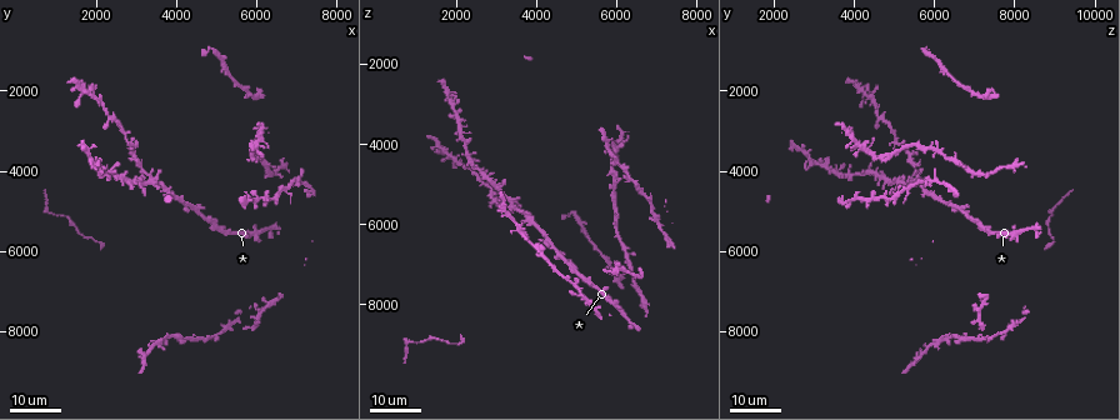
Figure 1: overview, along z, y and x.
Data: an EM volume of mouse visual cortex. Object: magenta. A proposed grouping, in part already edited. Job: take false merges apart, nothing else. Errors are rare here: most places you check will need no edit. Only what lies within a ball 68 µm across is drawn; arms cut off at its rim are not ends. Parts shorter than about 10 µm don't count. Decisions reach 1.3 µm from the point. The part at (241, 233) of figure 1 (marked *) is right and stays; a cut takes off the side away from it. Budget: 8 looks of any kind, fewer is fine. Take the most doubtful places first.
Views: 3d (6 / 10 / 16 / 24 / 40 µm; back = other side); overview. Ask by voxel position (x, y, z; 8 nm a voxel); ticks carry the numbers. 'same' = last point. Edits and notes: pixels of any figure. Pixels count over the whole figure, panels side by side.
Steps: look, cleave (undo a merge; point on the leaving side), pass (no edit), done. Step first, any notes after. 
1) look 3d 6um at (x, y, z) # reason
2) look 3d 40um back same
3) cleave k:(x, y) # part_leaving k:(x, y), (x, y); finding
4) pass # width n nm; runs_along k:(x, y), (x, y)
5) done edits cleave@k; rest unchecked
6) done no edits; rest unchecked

look 3d 16um at (1950, 3950, 2800) # sudden change in width

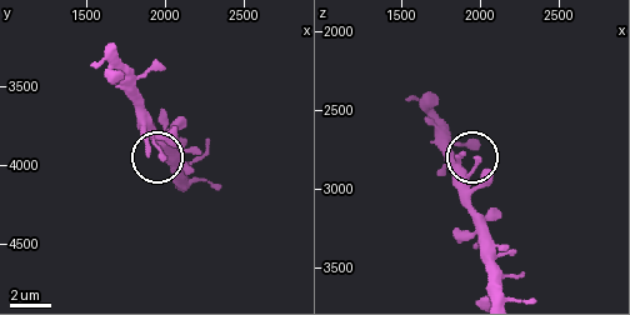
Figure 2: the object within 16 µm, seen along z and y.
look 3d 10um at (1980, 3960, 2820)

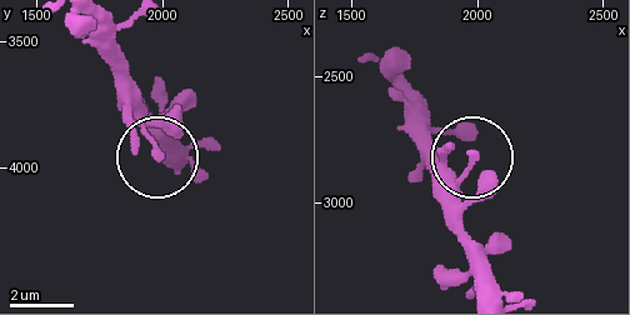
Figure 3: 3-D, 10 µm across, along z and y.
look 3d 6um at (1990, 3950, 2820) # zoom in

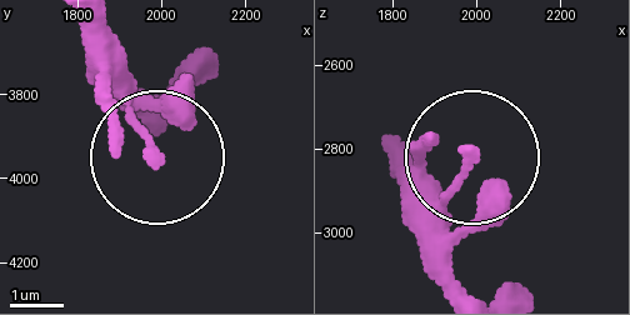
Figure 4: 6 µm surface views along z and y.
pass # runs_along 4:(464, 293), (445, 199), (464, 163); all the same neuron

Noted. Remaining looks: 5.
look 3d 16um at (2100, 5750, 8900) # thick turns thin

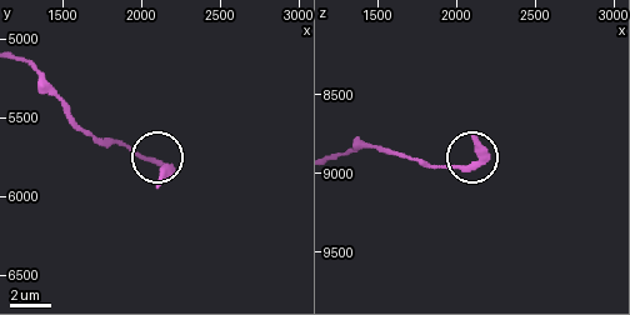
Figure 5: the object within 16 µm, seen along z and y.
look 3d 10um at (2120, 5800, 8960)

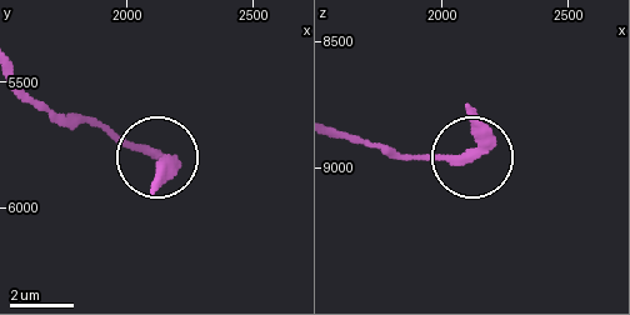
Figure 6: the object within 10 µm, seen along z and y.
pass # continuous, no second neuron

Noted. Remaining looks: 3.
look 3d 16um at (5750, 5650, 7500) # thick turns thin

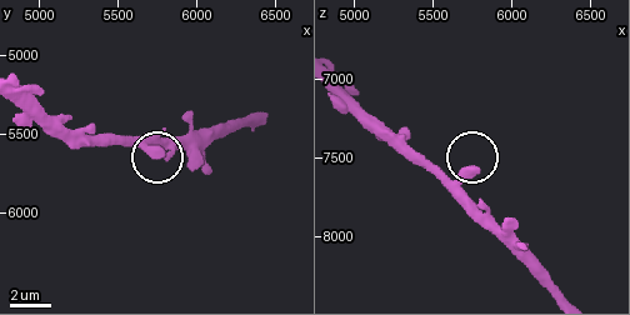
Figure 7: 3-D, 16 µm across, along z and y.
look 3d 10um at (5760, 5640, 7560)

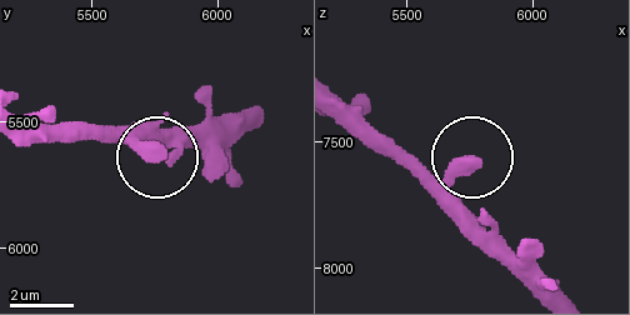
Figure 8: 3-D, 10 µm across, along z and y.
look 3d 10um back at (5770, 5620, 7580)

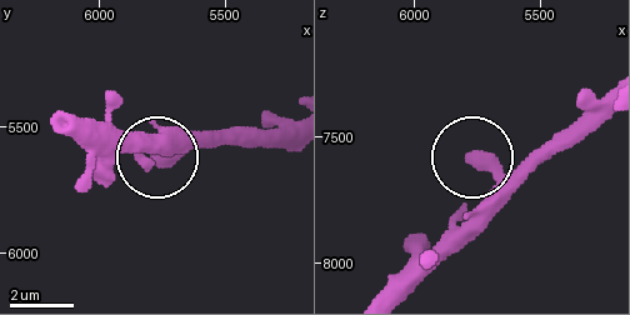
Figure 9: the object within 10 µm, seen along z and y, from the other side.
pass # width 480 nm; all the same neuron

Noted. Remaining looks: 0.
done no edits; rest unchecked

